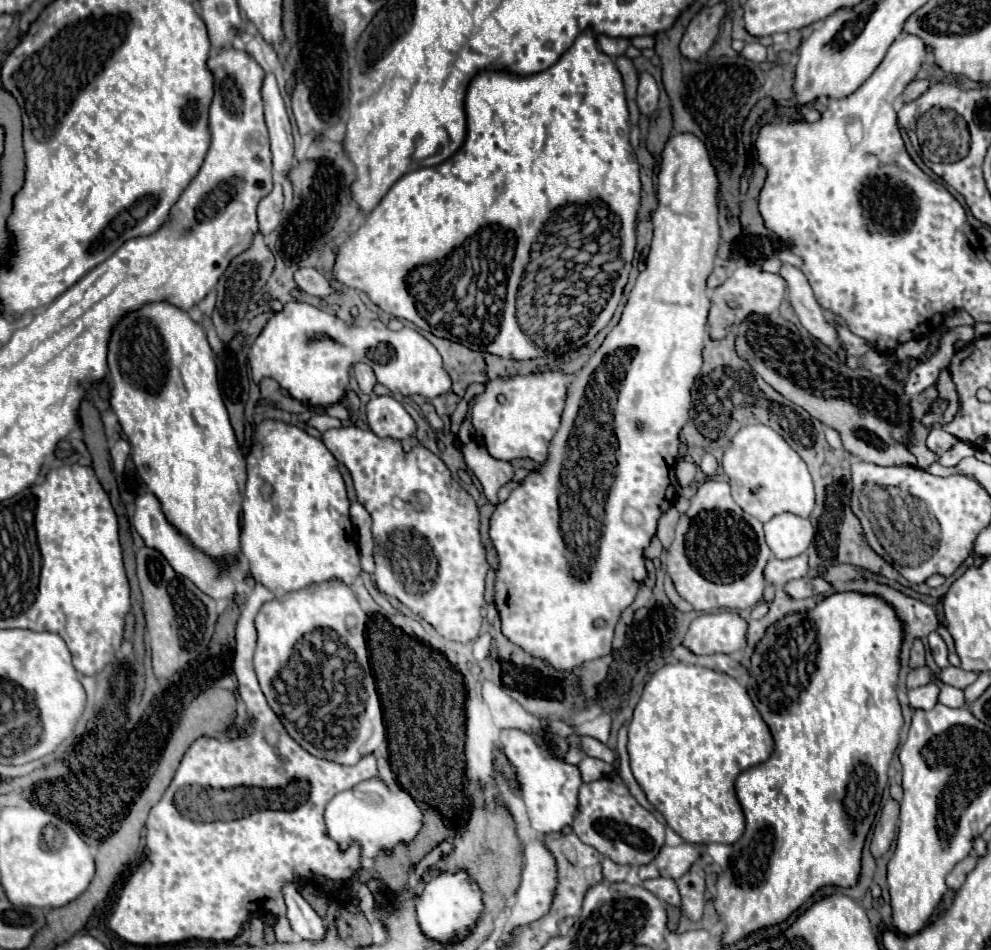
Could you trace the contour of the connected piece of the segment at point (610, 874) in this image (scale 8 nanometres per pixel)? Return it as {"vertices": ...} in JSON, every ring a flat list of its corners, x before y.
{"vertices":[[603,858,603,876,609,882,623,882,627,878,629,870,631,870,631,866,617,864,617,862,609,860,609,858]]}

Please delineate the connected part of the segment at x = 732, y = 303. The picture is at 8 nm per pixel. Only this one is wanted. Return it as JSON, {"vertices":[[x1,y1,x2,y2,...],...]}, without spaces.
{"vertices":[[755,266,735,268,735,272,719,288,713,290,711,310,709,310,709,316,707,316,707,326,709,326,711,340,725,338,729,326,741,324,751,314,767,316,769,312,777,310,781,300,783,300,783,294,785,294,785,280,781,276,769,274,769,272,761,272]]}

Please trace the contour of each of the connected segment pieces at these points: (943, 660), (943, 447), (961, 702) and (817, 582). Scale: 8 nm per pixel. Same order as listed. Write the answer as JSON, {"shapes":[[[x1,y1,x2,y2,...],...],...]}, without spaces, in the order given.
{"shapes":[[[937,632,929,634,929,648,931,648,931,654,933,654,937,666,947,668,949,666,949,662,947,662,947,644]],[[939,426,931,428,931,432,929,432,929,436,927,436,927,448,929,448,931,452,935,452,937,456,941,456,941,454,945,454,947,450,951,450,955,442,957,442,957,440,955,440,951,434,943,432]],[[939,684,939,702,949,706,949,708,969,708,965,696,963,696,963,690,959,688,953,688,953,686,947,686,947,684]],[[803,576,801,580,791,580,789,584,783,586,785,592,793,598,809,598,809,596,815,596,815,594,821,594,821,592,827,592,829,590,829,584,821,578,809,578,809,576]]]}

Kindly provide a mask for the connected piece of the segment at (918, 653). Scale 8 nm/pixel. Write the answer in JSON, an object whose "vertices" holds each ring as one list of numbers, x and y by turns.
{"vertices":[[915,640,915,644,913,644,913,650,911,650,911,662,909,662,909,666,911,666,911,668,925,666,925,650,923,650,921,640]]}

